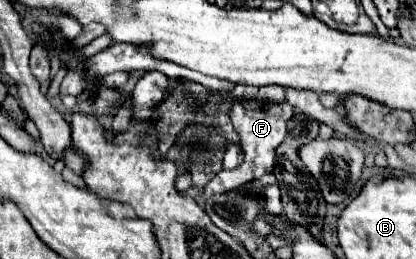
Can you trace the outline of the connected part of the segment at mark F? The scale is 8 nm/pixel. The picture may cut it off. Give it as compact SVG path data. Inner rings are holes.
M237 101L233 103L231 109L231 121L233 127L237 129L239 137L241 137L241 149L243 149L243 163L231 171L221 171L217 173L201 191L203 199L211 199L213 195L221 195L229 189L235 189L243 183L261 179L265 173L273 171L273 163L275 163L275 149L277 145L283 141L285 137L285 121L289 121L293 117L293 107L285 101L285 103L269 103L269 101Z

